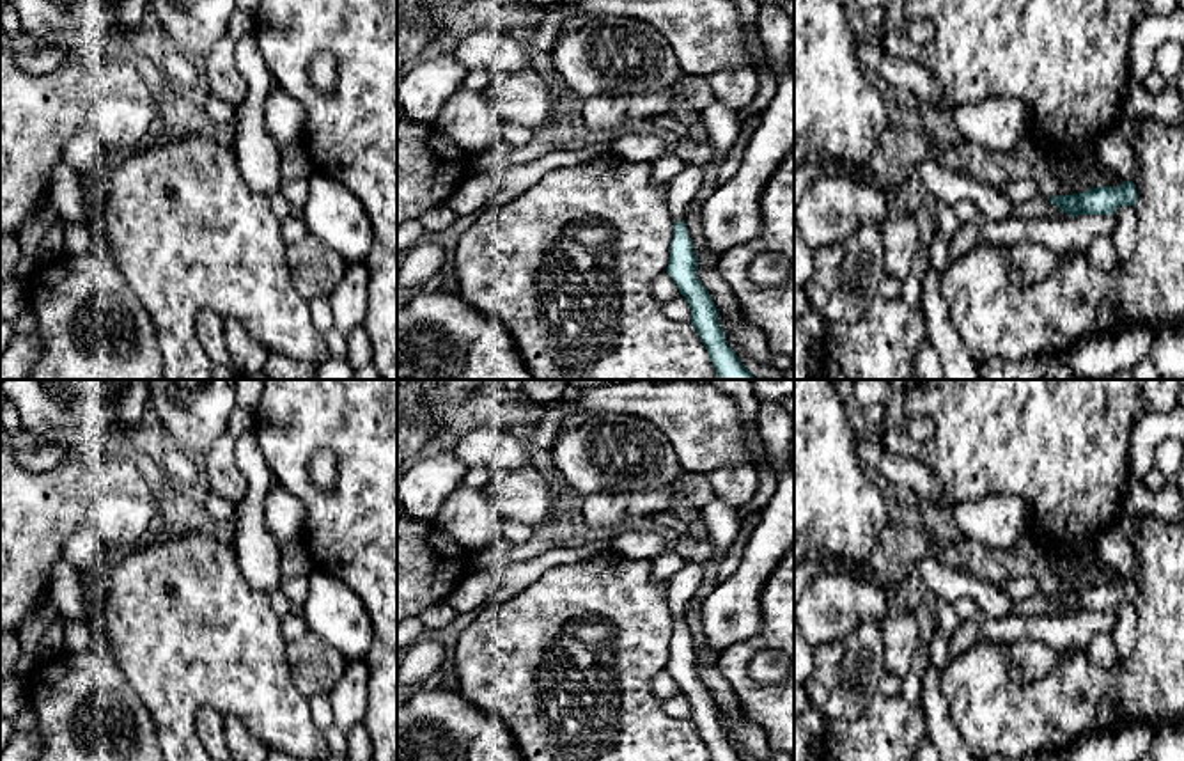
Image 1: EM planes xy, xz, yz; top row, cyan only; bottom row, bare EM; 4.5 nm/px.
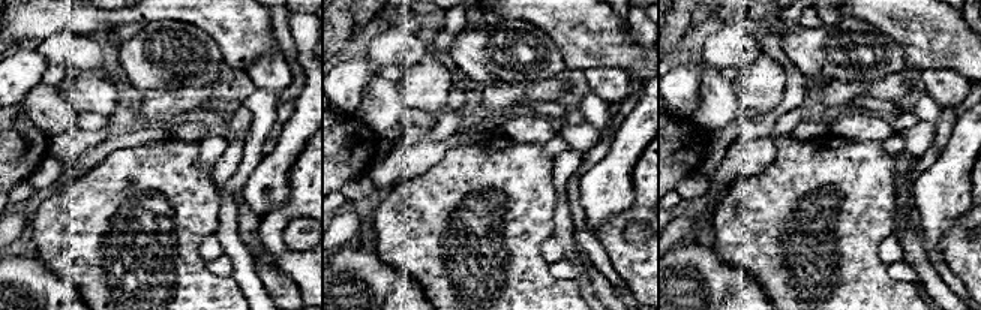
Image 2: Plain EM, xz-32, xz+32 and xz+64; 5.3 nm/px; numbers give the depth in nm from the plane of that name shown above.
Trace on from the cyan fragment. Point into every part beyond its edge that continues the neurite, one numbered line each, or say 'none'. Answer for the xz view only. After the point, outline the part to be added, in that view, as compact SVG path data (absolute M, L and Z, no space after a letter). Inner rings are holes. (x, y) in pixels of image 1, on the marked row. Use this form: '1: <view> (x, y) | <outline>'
1: xz (681, 190) | M686 165L684 170L666 184L666 202L675 222L684 218L684 213L688 211L700 184L702 169L695 165Z

